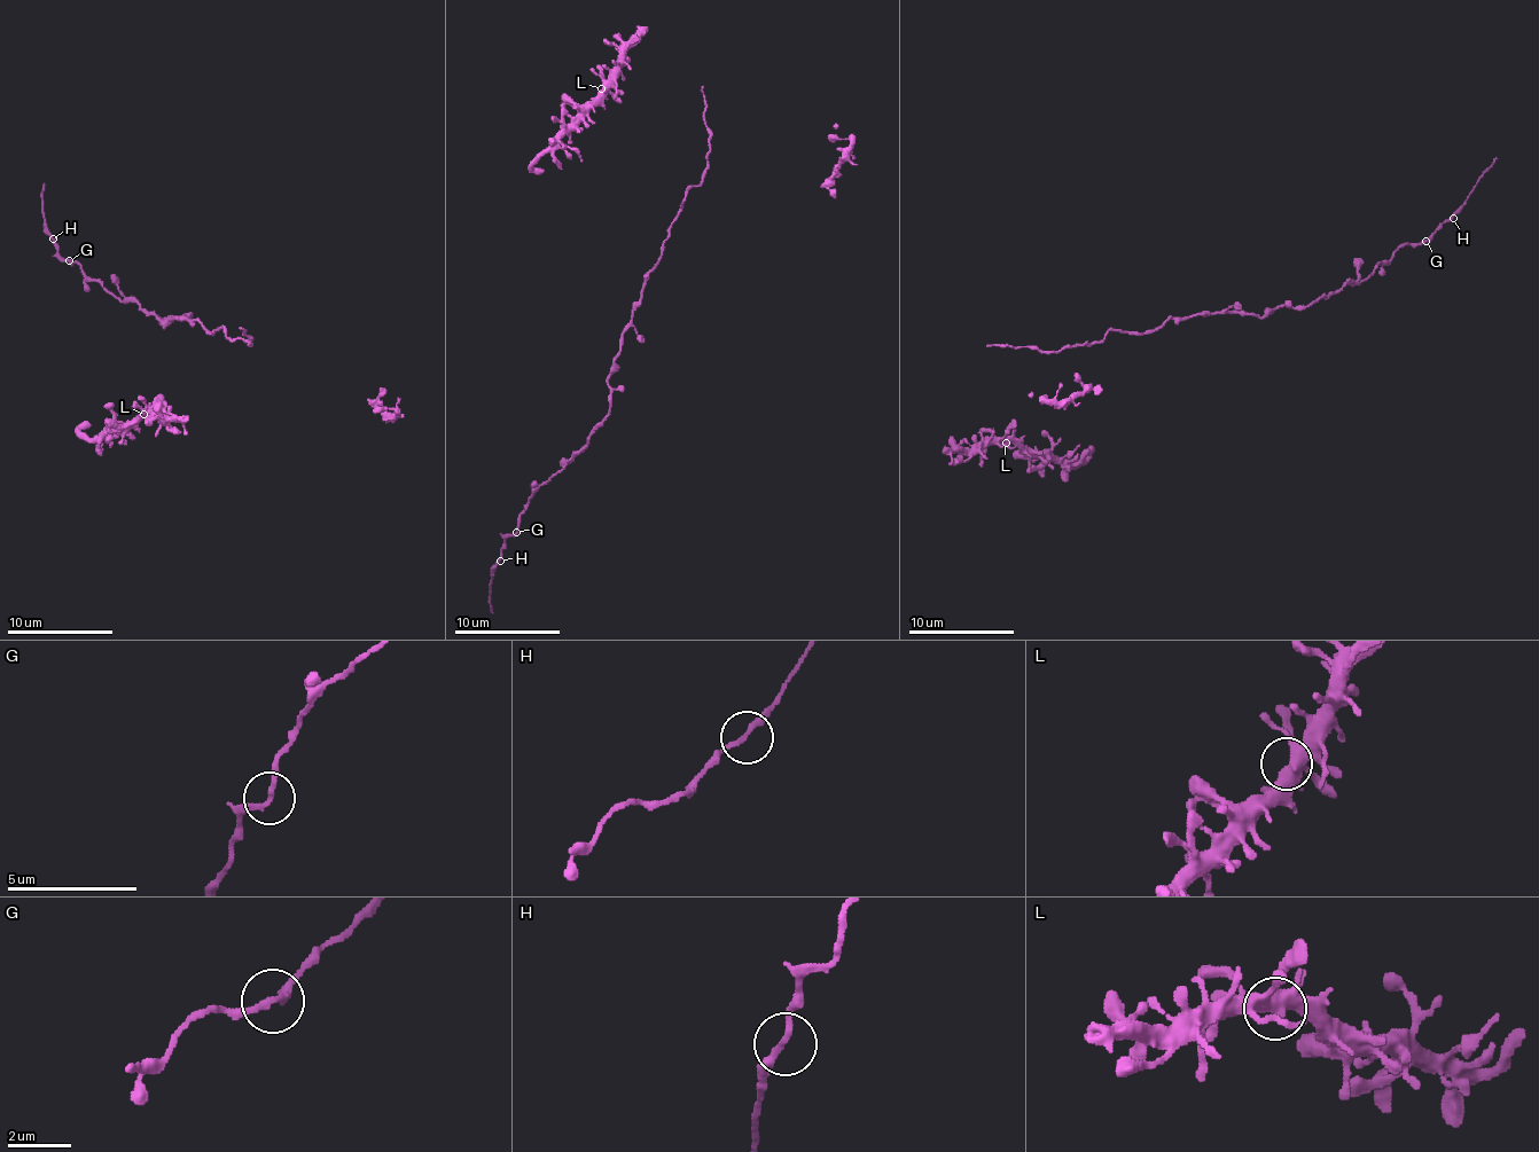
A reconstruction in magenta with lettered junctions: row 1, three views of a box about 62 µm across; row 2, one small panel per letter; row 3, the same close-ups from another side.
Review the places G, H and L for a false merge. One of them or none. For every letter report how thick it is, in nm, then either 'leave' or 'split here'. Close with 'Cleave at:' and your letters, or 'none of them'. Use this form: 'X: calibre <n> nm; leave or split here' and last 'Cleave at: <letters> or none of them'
G: calibre 190 nm; leave
H: calibre 190 nm; leave
L: calibre 460 nm; leave
Cleave at: none of them

